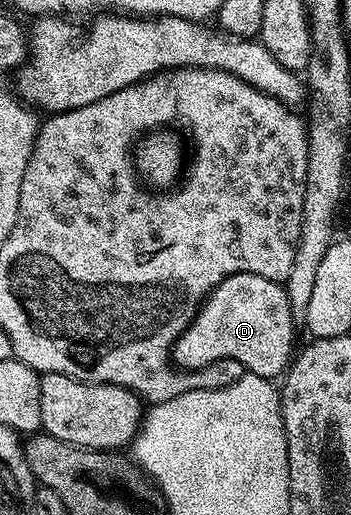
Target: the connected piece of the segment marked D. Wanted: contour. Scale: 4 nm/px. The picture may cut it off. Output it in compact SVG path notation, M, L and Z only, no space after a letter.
M234 273L222 280L208 294L208 298L193 317L191 325L178 337L178 341L172 346L172 363L177 368L189 372L197 371L199 367L205 367L214 361L233 359L241 363L247 374L275 380L287 372L294 358L294 348L297 346L296 327L298 320L292 315L290 297L286 297L283 283L258 277L258 273Z

